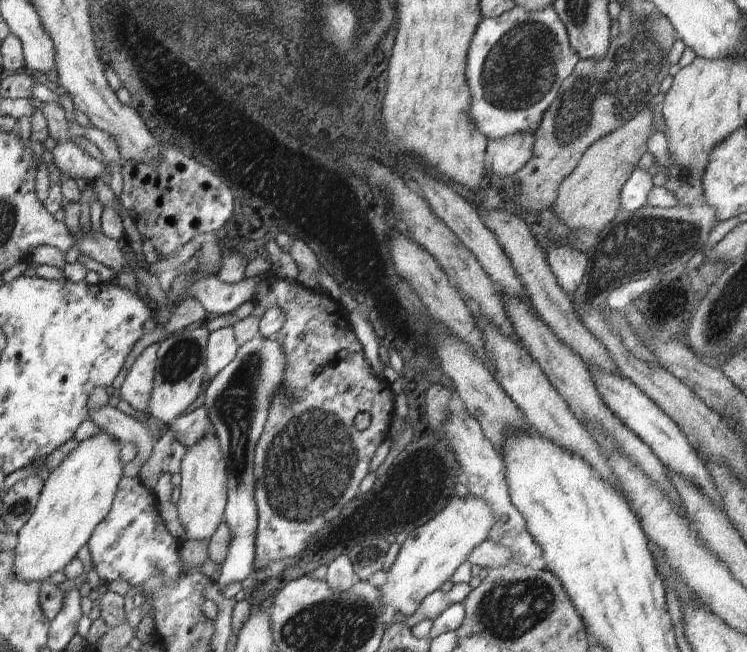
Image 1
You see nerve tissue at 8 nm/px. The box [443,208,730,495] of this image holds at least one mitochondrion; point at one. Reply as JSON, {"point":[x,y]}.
{"point":[631,247]}

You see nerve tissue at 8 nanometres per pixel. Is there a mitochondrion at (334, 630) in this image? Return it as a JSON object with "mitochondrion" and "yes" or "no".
{"mitochondrion":"yes"}

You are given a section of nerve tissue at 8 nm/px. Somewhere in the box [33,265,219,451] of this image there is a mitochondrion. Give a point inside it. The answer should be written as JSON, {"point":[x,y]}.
{"point":[181,359]}

